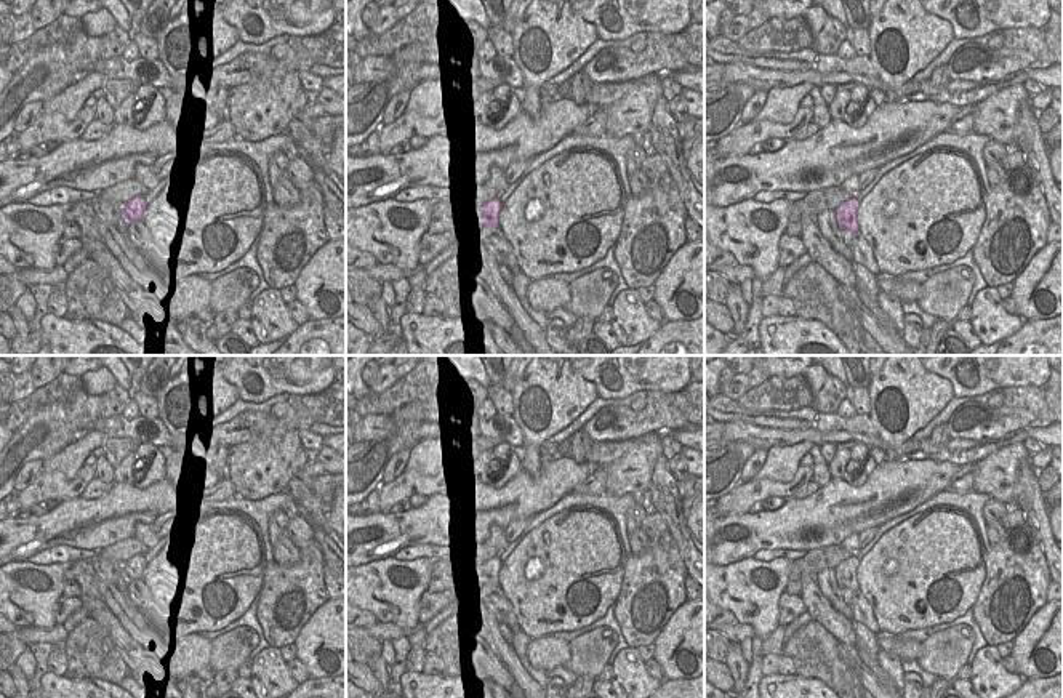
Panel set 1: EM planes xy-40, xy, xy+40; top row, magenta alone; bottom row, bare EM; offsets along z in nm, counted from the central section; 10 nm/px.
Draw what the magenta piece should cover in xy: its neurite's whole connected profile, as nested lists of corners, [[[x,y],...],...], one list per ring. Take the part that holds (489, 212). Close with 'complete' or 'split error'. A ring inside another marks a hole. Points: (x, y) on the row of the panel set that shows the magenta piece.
[[[491,197],[479,207],[479,216],[483,227],[488,229],[498,226],[501,207],[501,197]]] | complete

